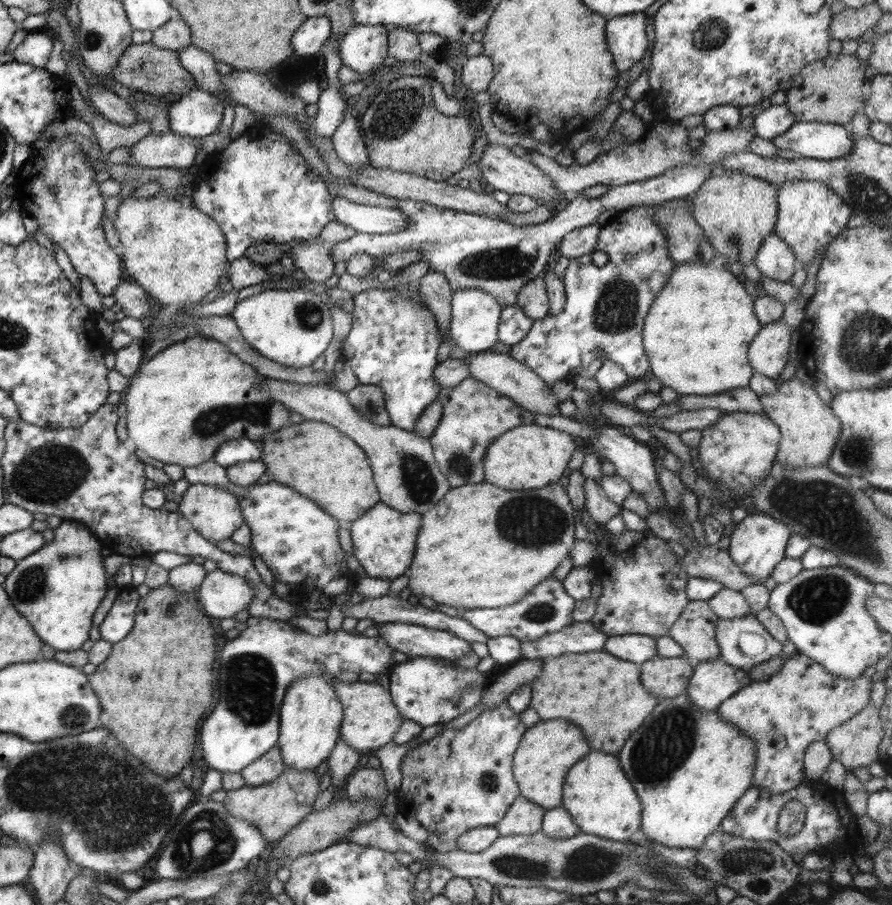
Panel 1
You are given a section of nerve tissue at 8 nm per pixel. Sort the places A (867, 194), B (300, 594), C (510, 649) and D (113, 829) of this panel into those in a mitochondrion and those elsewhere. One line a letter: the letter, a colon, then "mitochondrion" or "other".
A: mitochondrion
B: other
C: other
D: mitochondrion

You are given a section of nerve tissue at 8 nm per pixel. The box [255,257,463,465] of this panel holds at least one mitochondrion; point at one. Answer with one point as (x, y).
(309, 316)

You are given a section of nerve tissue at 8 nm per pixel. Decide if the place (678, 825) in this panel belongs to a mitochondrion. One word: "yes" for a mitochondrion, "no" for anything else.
no

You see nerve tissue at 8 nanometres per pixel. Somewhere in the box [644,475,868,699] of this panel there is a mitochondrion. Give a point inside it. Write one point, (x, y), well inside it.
(818, 599)

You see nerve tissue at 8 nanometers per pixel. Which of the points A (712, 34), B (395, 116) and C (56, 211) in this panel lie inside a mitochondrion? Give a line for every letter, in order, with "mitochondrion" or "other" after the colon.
A: mitochondrion
B: mitochondrion
C: other

